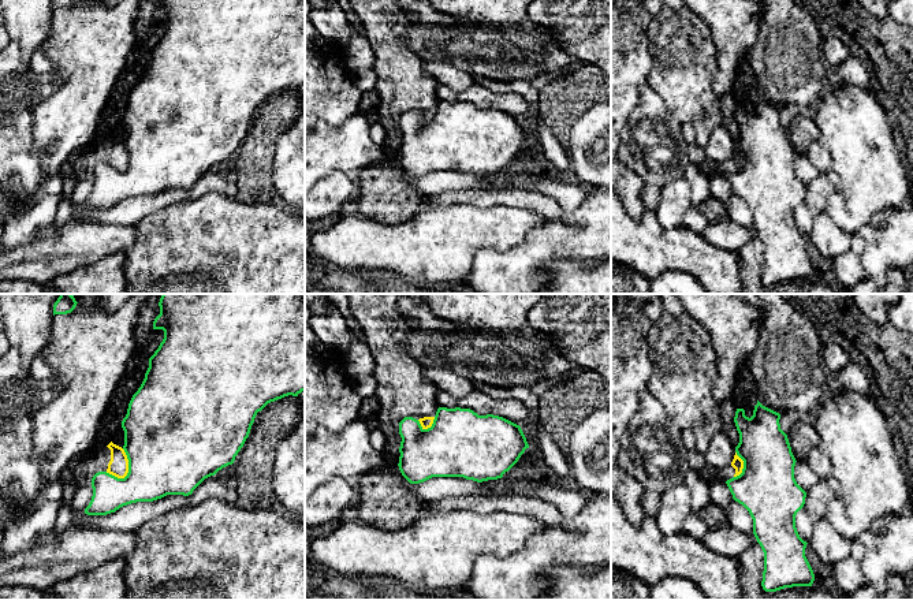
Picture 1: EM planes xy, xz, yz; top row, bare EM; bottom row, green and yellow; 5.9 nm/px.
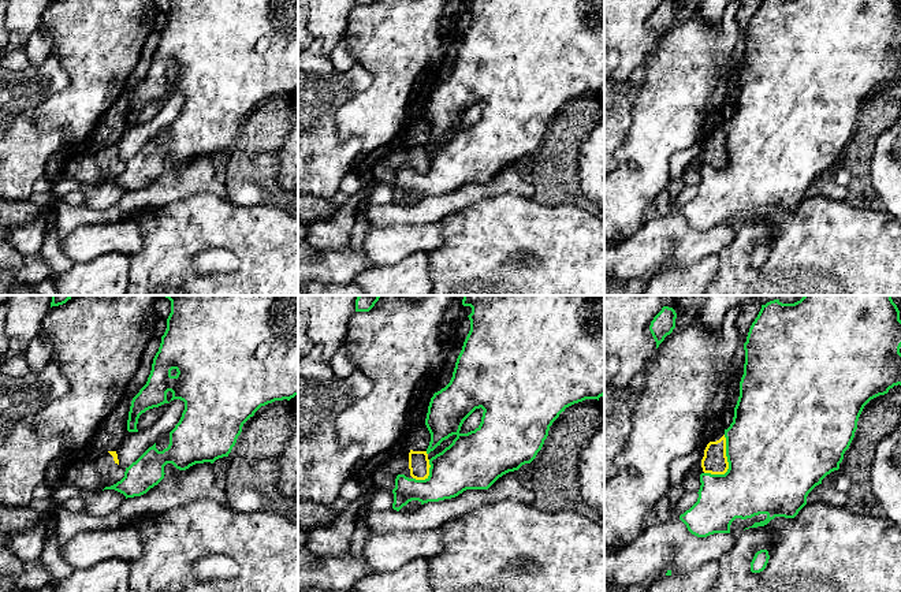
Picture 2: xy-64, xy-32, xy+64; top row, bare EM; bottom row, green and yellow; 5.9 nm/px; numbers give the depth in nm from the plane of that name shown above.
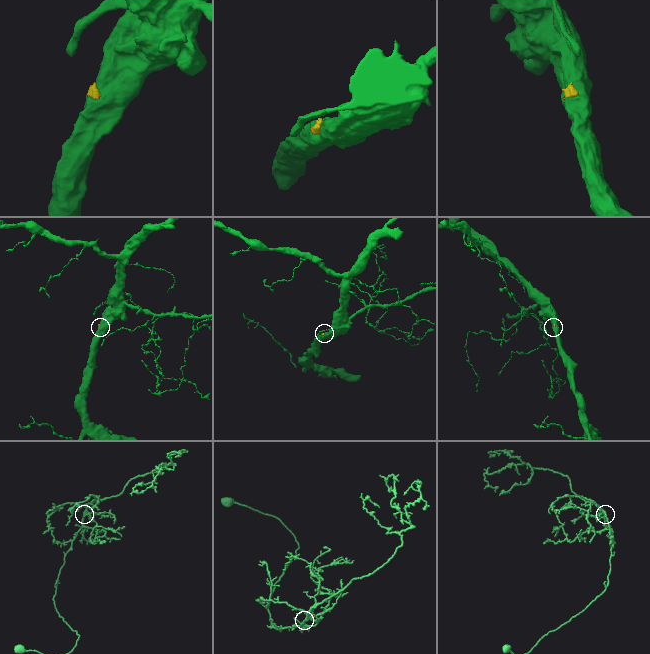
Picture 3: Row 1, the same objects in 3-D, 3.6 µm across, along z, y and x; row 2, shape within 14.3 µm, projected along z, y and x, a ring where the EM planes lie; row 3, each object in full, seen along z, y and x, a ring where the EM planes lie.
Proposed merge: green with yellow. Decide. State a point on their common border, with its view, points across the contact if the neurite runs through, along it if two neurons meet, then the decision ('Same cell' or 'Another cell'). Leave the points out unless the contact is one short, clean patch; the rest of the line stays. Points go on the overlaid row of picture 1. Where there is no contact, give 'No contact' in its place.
Touches green at xy (129, 466). Boundary: xy (123, 448), (127, 457), (127, 473), (118, 479). Another cell

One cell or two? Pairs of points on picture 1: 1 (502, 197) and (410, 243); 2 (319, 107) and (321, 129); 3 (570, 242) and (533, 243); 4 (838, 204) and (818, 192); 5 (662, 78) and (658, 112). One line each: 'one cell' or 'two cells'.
1: two cells
2: two cells
3: one cell
4: two cells
5: two cells

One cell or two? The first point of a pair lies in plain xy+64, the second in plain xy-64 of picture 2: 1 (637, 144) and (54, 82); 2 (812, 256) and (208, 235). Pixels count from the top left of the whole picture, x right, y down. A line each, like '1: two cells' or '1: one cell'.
1: two cells
2: one cell

